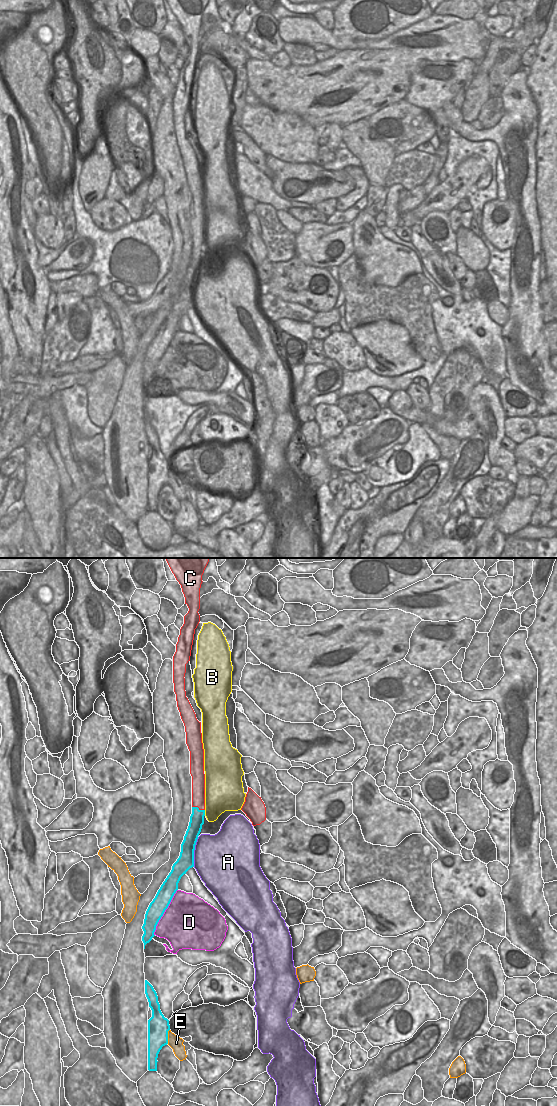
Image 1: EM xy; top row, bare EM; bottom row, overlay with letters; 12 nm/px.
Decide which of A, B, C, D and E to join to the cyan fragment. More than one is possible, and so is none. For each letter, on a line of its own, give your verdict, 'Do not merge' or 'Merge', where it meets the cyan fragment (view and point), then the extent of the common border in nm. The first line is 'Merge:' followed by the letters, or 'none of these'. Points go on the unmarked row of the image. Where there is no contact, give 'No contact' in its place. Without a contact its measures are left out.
Merge: C
A: Do not merge. Touches cyan at xy (193, 292). Shared border 360 nm
B: Do not merge. Touches cyan at xy (204, 253). Shared border 70 nm
C: Merge. Touches cyan at xy (197, 247). Shared border 160 nm
D: Do not merge. Touches cyan at xy (164, 351). Shared border 650 nm
E: Do not merge. Touches cyan at xy (167, 476). Shared border 180 nm

